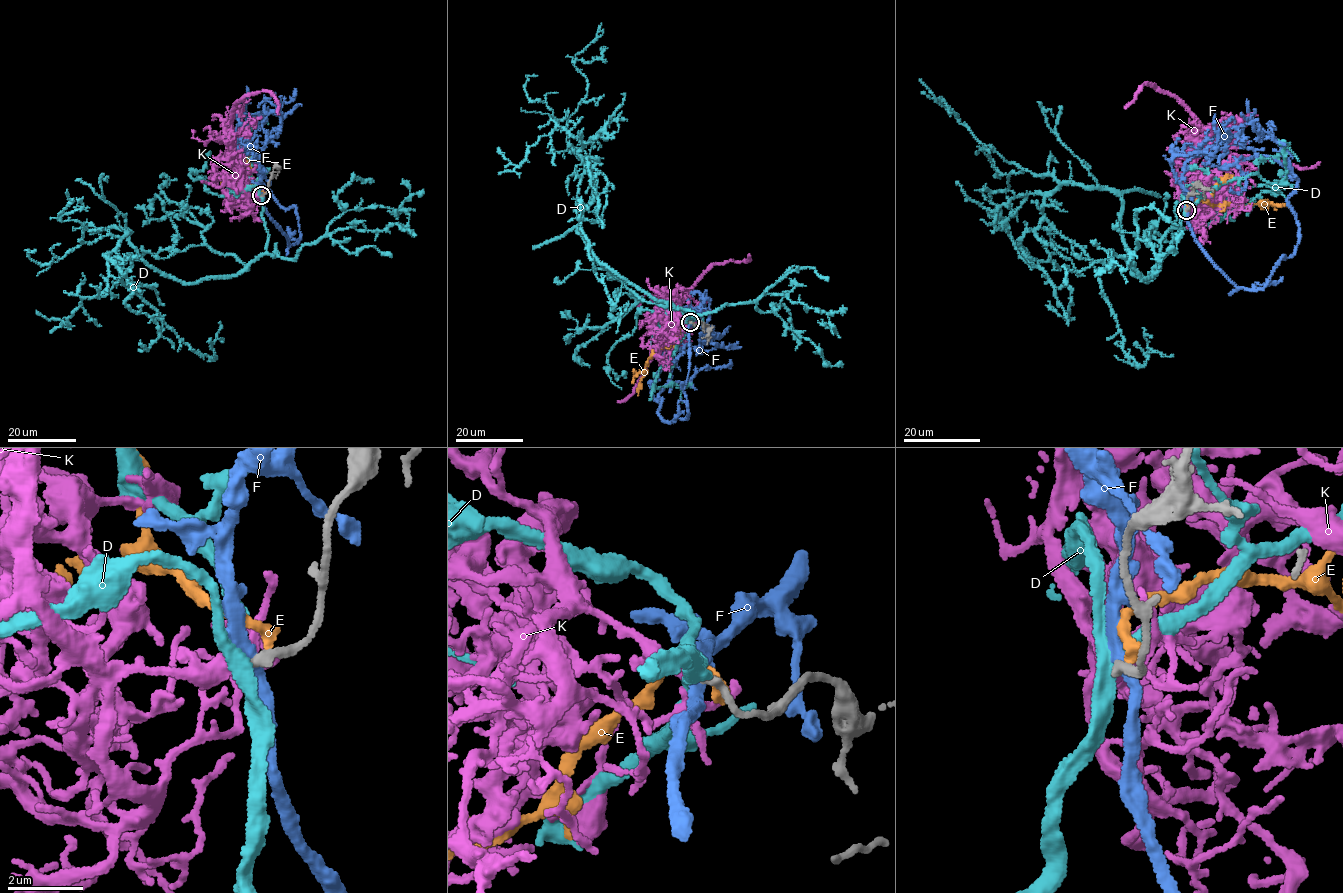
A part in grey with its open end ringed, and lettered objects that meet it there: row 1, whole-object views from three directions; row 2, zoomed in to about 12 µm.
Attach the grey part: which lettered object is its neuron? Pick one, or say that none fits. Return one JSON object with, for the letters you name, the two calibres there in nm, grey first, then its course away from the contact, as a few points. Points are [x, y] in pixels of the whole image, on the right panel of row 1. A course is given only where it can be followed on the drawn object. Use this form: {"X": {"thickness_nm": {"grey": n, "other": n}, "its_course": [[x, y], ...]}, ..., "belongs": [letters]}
{"belongs": []}

